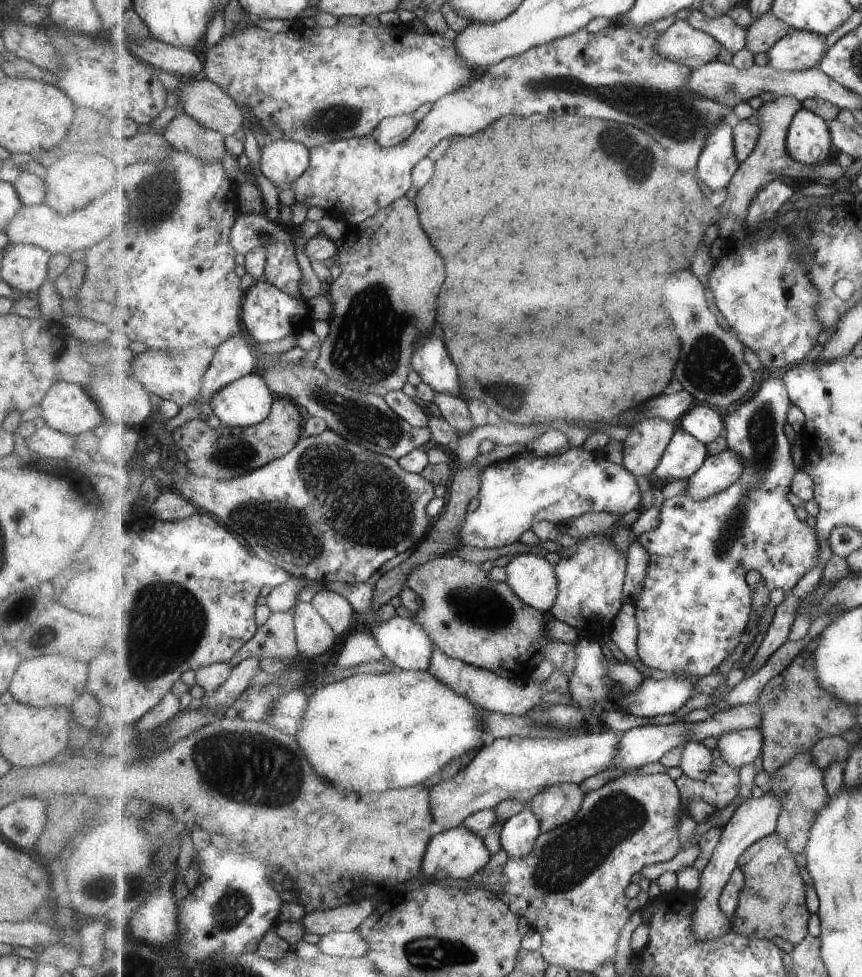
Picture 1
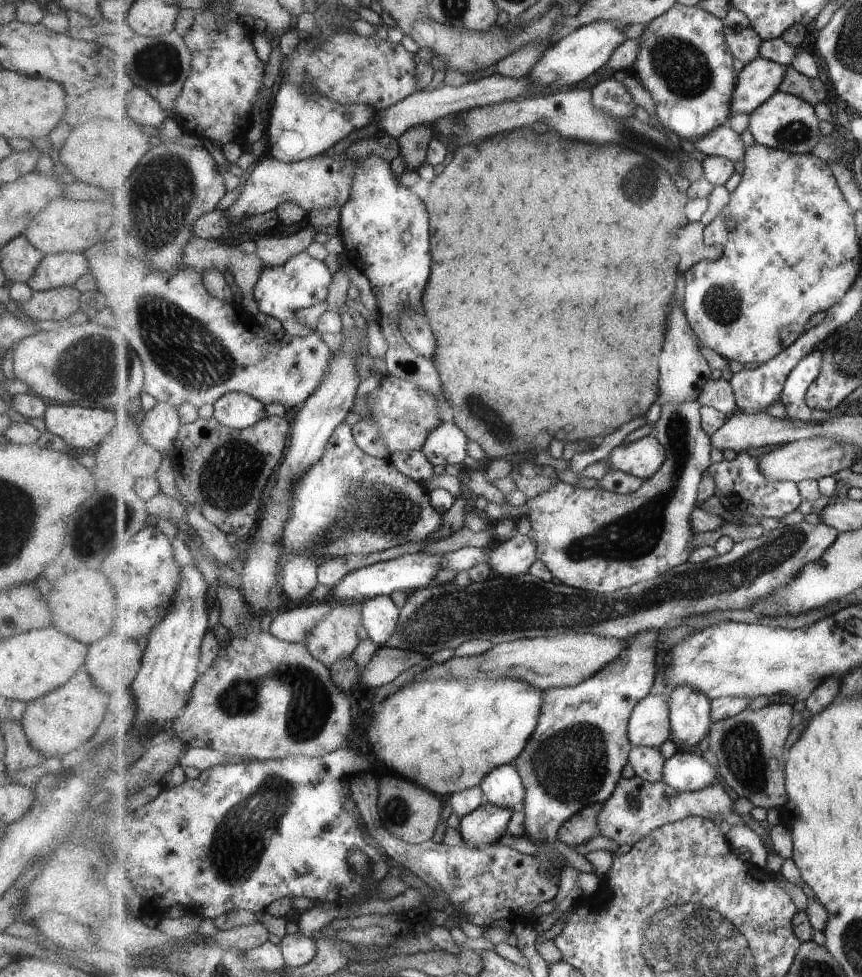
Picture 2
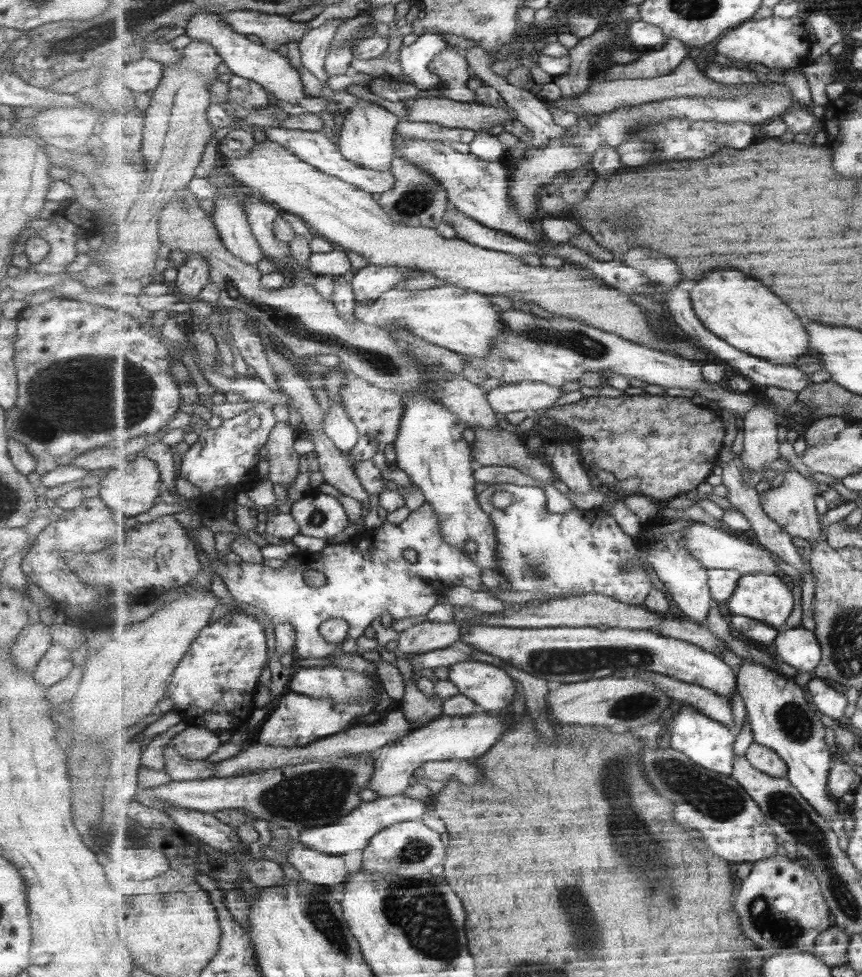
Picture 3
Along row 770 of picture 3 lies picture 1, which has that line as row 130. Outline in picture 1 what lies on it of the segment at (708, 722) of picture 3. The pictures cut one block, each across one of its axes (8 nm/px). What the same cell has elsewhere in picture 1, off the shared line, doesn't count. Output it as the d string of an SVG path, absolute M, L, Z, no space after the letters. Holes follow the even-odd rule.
M727 118L712 129L696 168L700 180L715 193L728 187L740 168L733 124L734 121Z

